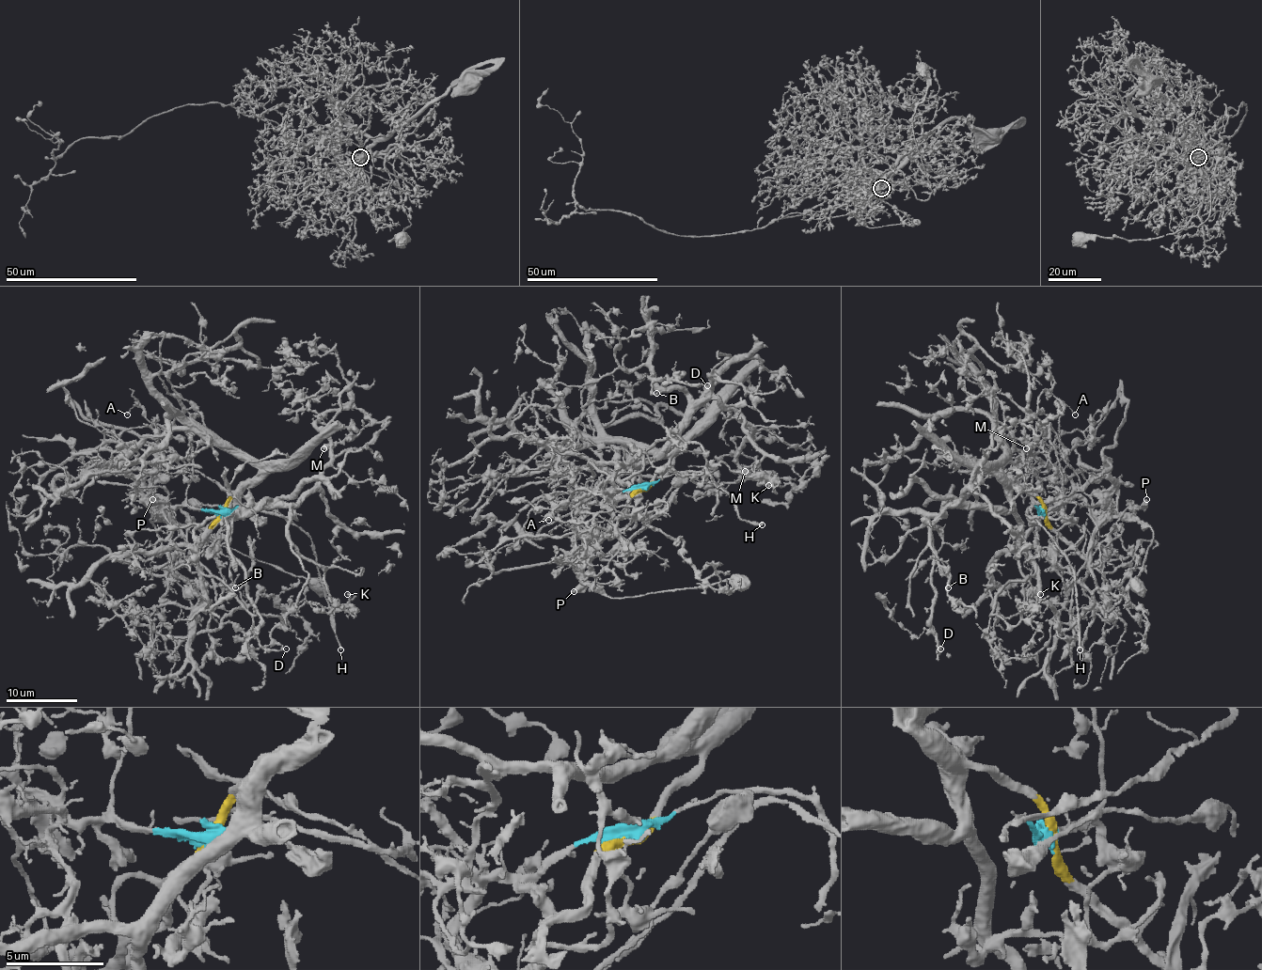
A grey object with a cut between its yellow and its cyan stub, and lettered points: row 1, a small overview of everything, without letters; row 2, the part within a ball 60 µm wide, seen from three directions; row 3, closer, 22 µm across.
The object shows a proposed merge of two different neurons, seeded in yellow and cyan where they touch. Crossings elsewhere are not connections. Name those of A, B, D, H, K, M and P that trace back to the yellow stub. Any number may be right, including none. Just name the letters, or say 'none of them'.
B, D, K, M

